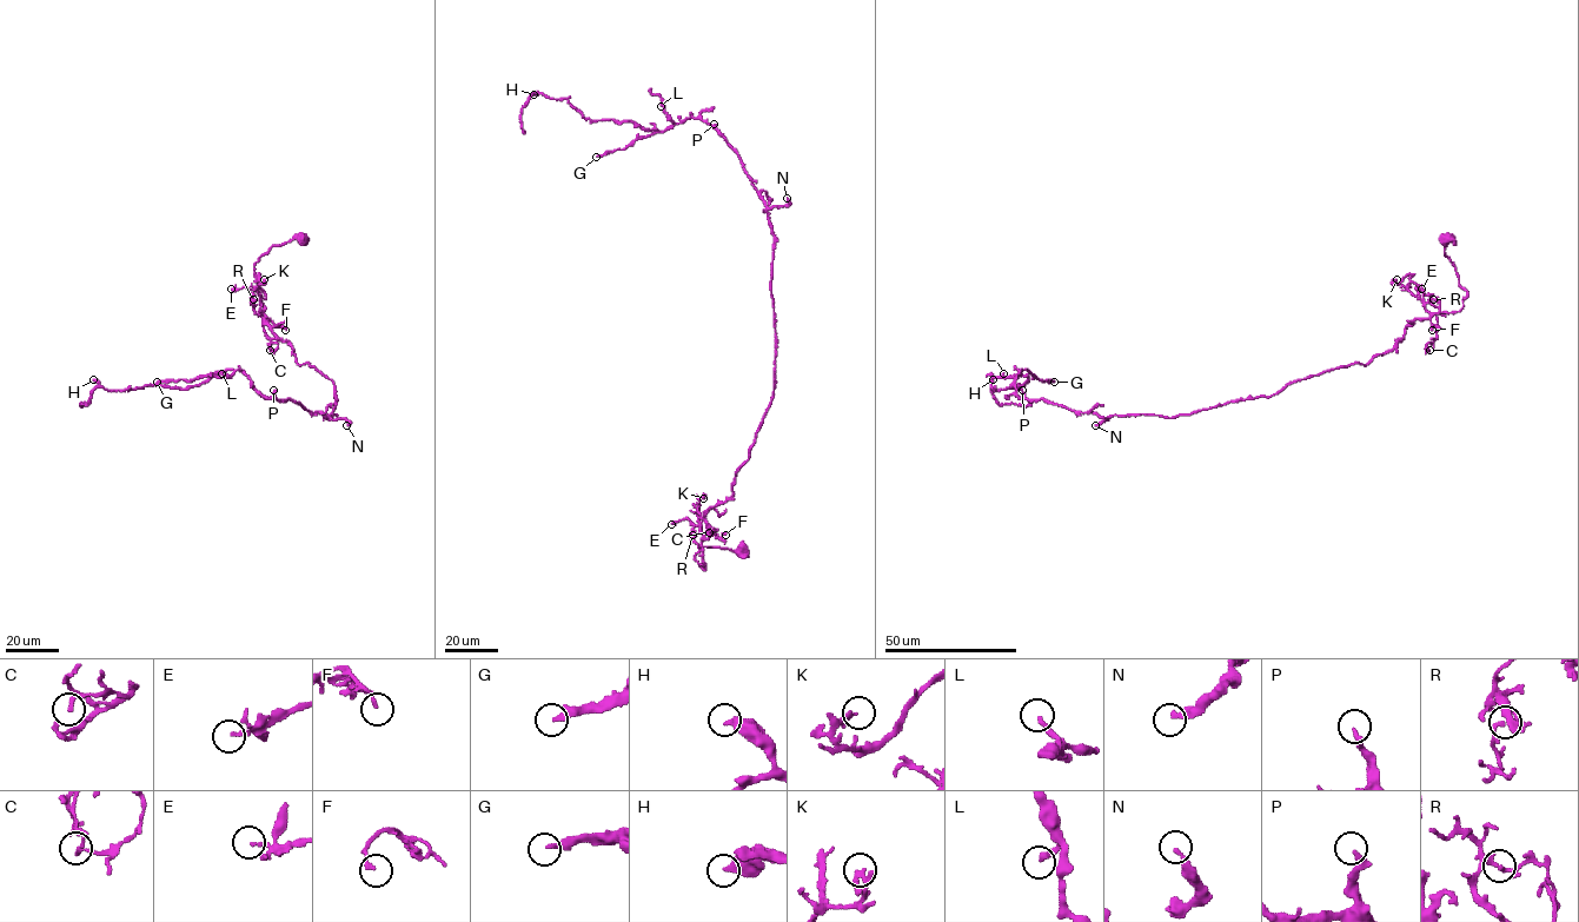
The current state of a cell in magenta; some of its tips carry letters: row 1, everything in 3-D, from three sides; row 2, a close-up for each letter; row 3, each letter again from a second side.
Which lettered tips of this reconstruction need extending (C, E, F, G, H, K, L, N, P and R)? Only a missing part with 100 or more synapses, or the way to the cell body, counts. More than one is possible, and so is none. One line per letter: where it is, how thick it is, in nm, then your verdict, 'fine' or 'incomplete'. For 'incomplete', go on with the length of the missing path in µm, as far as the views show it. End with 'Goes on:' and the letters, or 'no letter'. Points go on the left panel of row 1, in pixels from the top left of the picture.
C: (270, 350) | 140 nm | fine
E: (231, 289) | 140 nm | fine
F: (285, 330) | 170 nm | fine
G: (157, 382) | 260 nm | incomplete | 50 µm
H: (93, 379) | 480 nm | fine
K: (264, 279) | 240 nm | fine
L: (221, 373) | 240 nm | fine
N: (346, 425) | 260 nm | fine
P: (273, 390) | 260 nm | fine
R: (253, 299) | 130 nm | fine
Goes on: G

